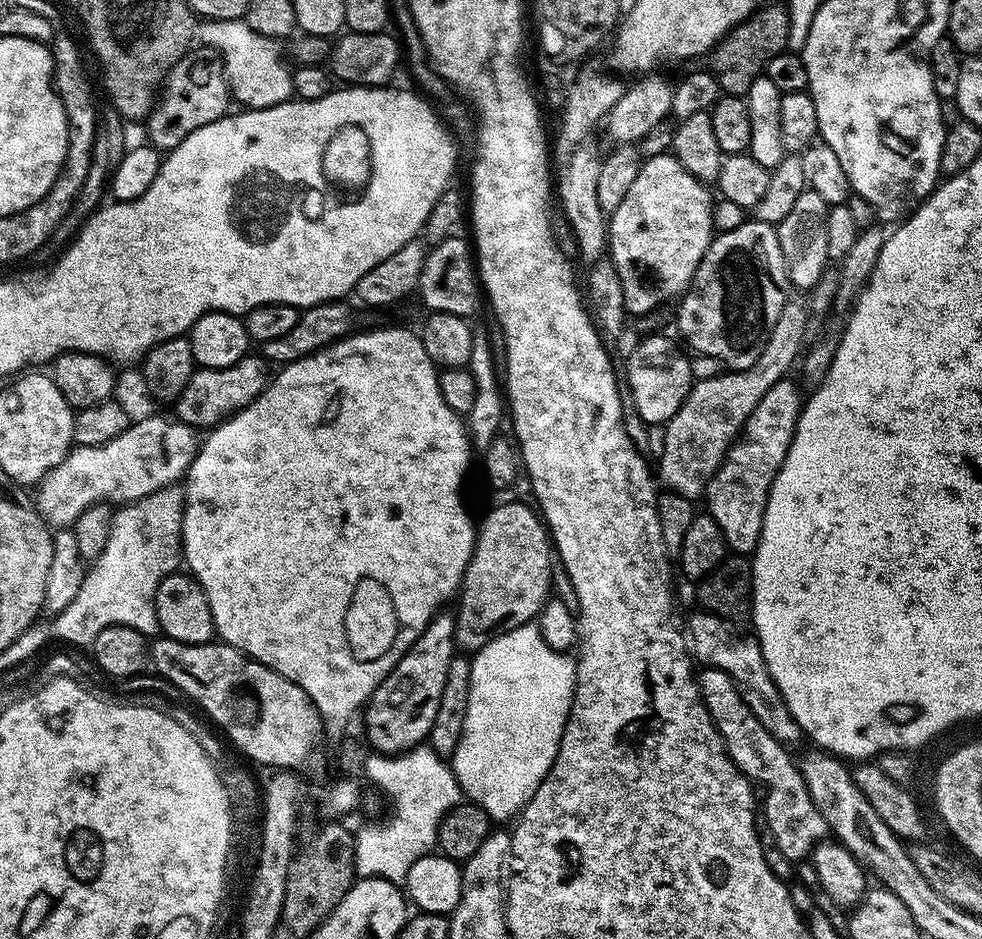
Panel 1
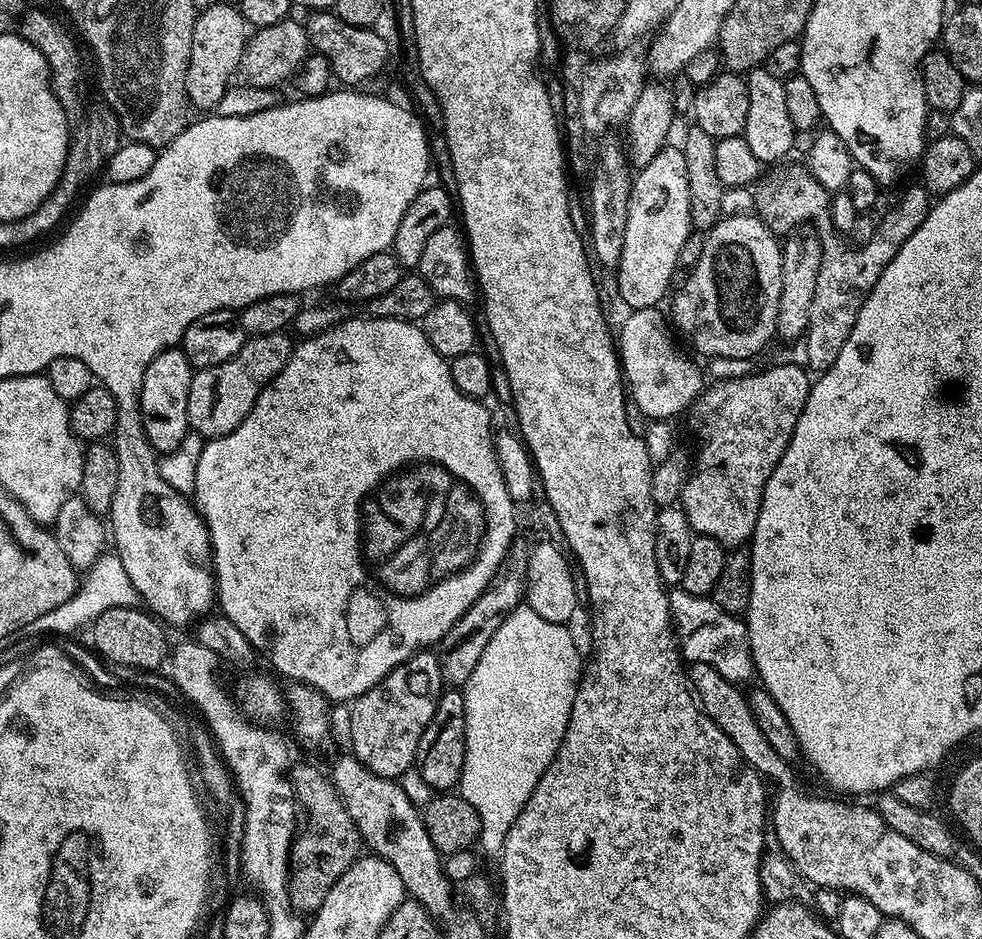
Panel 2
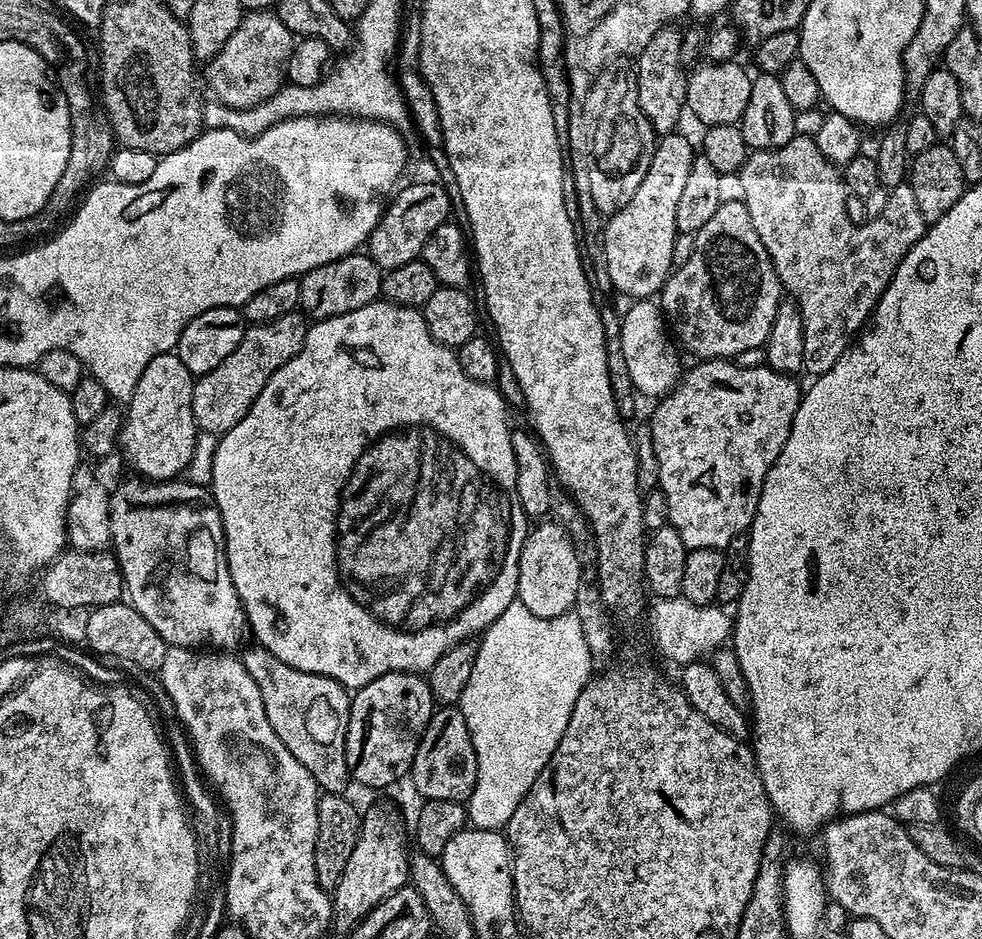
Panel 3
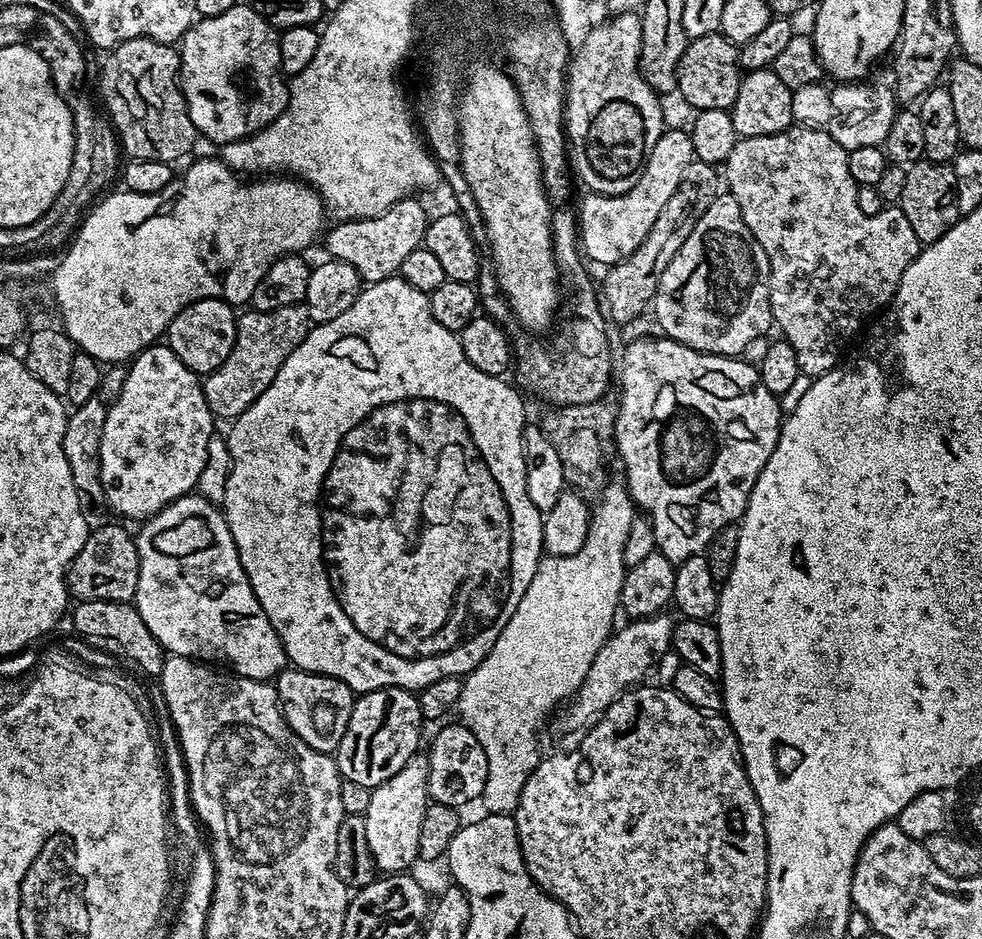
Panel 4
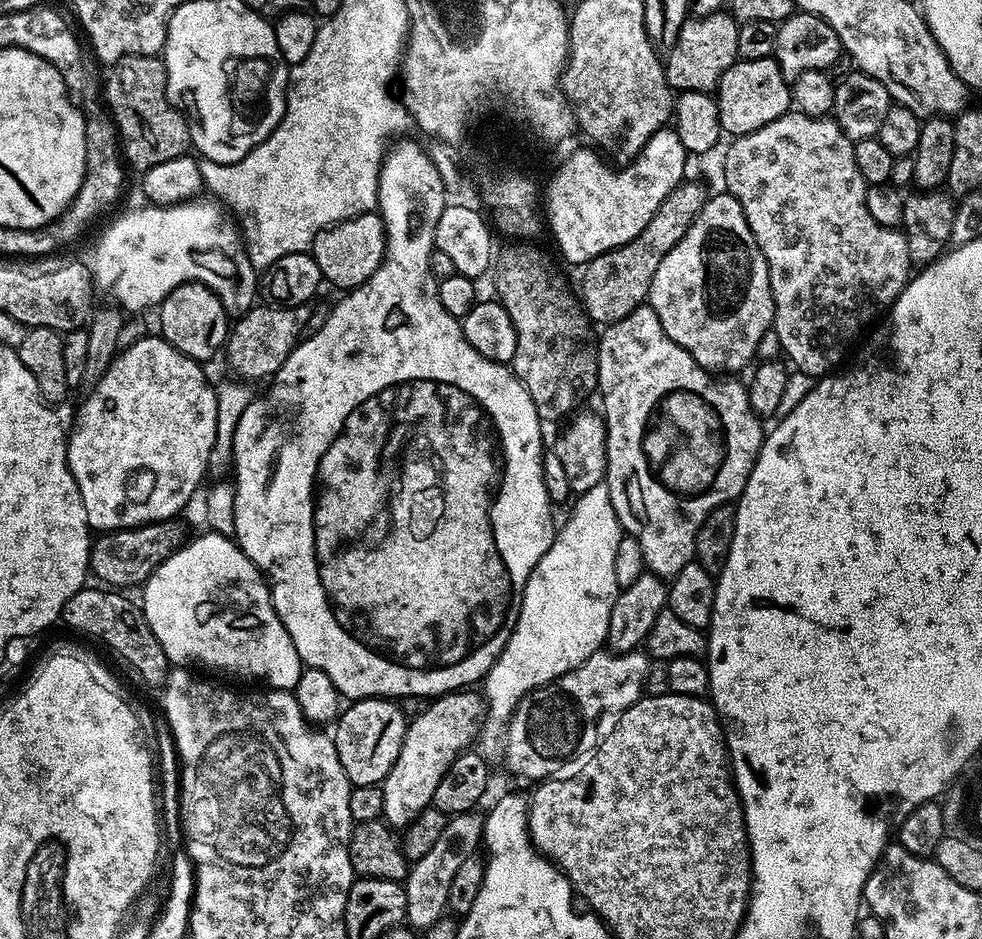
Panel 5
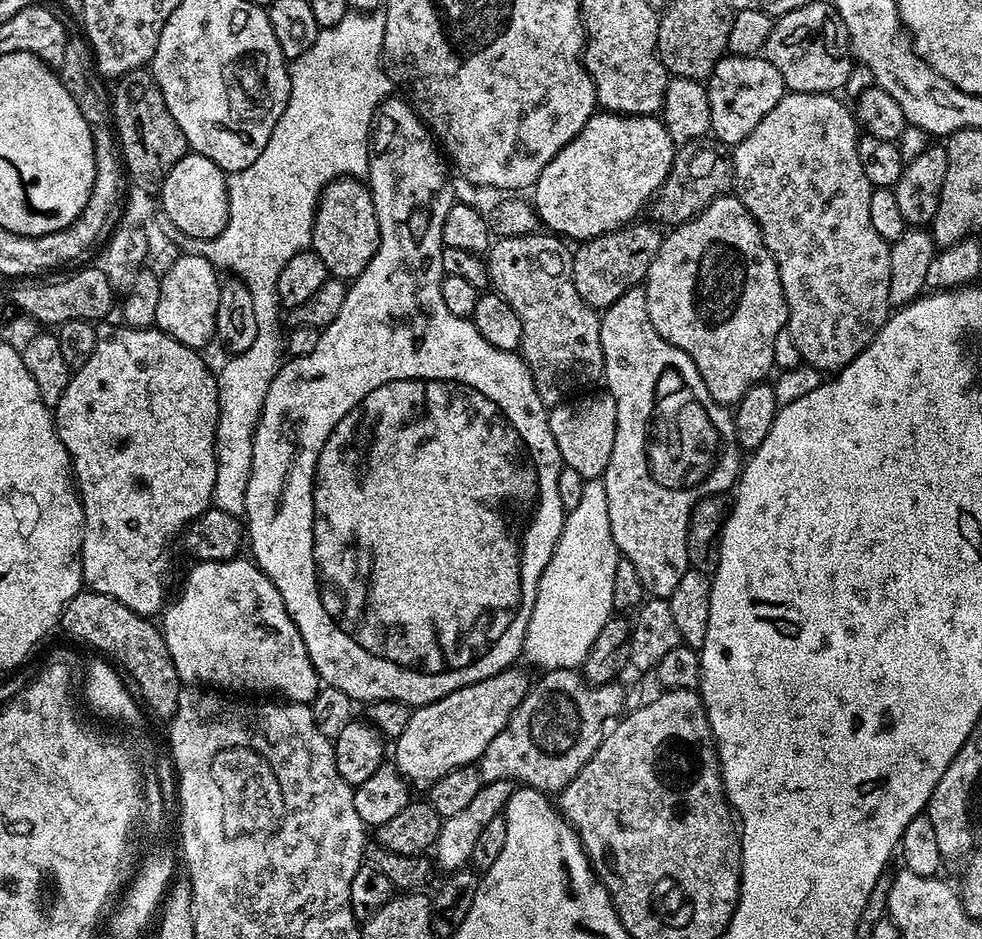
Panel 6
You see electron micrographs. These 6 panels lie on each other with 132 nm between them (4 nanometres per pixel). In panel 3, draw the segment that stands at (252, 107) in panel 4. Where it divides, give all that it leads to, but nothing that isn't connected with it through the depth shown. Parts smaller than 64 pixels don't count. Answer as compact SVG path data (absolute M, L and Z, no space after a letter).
M275 11L247 13L226 46L207 65L208 88L216 95L213 97L231 108L249 108L270 99L285 83L293 43L292 32L282 26Z

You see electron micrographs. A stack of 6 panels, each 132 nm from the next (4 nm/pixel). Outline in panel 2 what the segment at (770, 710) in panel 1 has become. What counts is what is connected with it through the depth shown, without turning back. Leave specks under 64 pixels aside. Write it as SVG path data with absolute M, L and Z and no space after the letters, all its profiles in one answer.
M673 587L668 594L668 608L672 611L672 623L680 655L689 665L709 664L734 685L744 686L748 679L756 676L756 663L748 645L748 625L740 616L732 616L722 606L715 604L708 596L695 596L684 588Z

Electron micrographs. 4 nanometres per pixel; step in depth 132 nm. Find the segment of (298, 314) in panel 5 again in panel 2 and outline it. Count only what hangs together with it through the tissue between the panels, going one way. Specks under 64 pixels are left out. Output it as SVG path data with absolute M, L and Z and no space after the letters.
M287 331L248 336L242 350L218 366L199 369L190 382L188 426L205 438L230 434L254 410L258 394L286 366L292 356L294 340Z

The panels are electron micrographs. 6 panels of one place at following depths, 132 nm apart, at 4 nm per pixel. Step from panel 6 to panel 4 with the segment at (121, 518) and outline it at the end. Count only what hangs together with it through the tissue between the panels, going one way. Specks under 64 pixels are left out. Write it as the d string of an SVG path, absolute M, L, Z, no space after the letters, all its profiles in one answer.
M157 342L151 348L143 348L139 354L132 357L127 367L128 373L126 374L125 385L122 386L122 392L118 394L117 400L107 405L106 422L102 426L100 485L104 491L102 497L103 503L108 503L118 515L125 516L125 518L120 518L123 518L125 521L136 520L135 522L143 522L149 516L157 516L165 506L173 504L178 498L189 495L199 485L202 466L206 466L206 450L210 446L210 438L214 435L214 428L212 428L214 417L210 406L206 406L204 385L201 377L197 373L191 372L178 358L178 354L174 354L174 350L168 348L167 343Z

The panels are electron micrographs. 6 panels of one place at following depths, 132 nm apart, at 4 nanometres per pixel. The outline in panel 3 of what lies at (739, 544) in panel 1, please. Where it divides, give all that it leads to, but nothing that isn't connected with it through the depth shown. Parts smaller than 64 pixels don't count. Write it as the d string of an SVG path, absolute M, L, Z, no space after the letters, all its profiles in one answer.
M731 359L727 360L705 360L696 362L692 369L681 375L679 384L672 389L668 395L659 401L660 404L652 412L650 425L652 428L654 454L658 460L658 474L660 475L659 491L663 492L668 507L668 523L682 537L682 542L689 550L693 548L718 548L727 549L728 544L734 537L747 533L752 527L752 520L756 516L758 498L762 494L762 486L766 482L766 474L770 466L782 454L782 446L786 446L786 438L790 434L790 426L794 422L794 414L800 405L802 388L796 385L797 381L791 376L776 372L767 366L763 368L743 368Z

